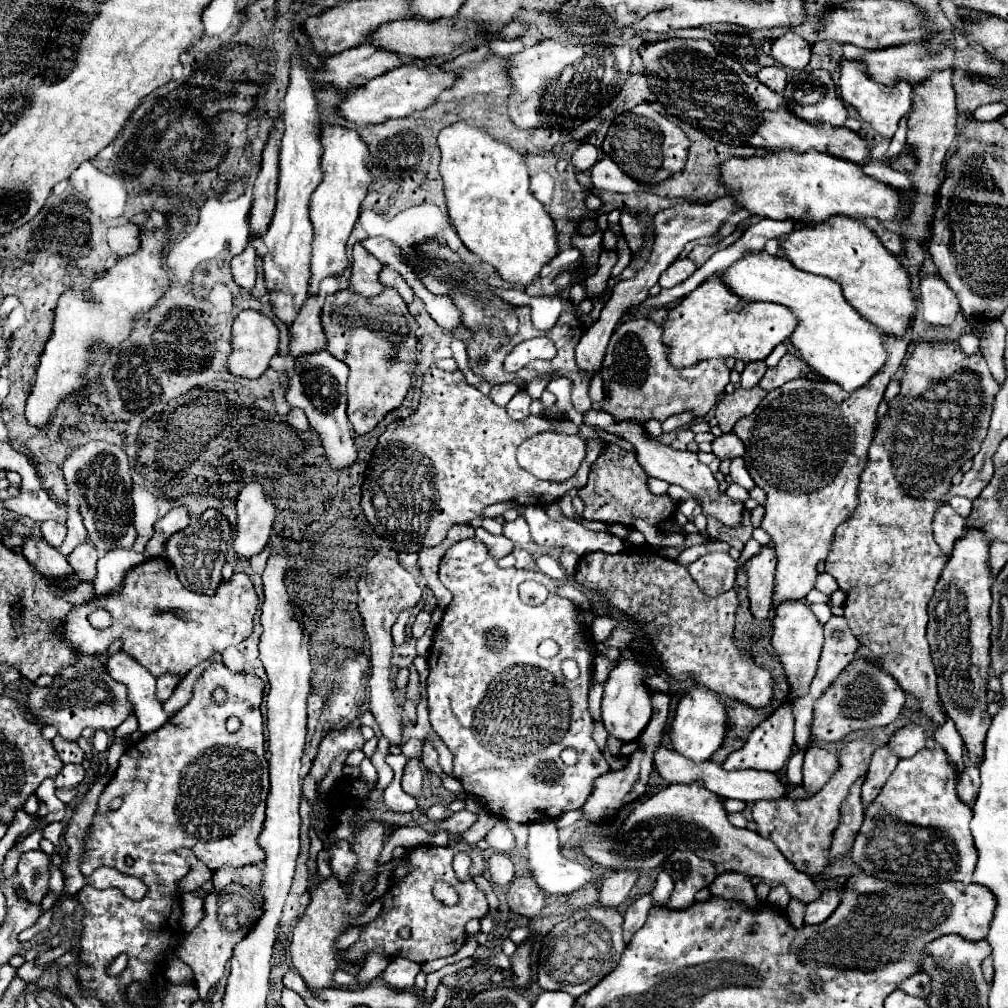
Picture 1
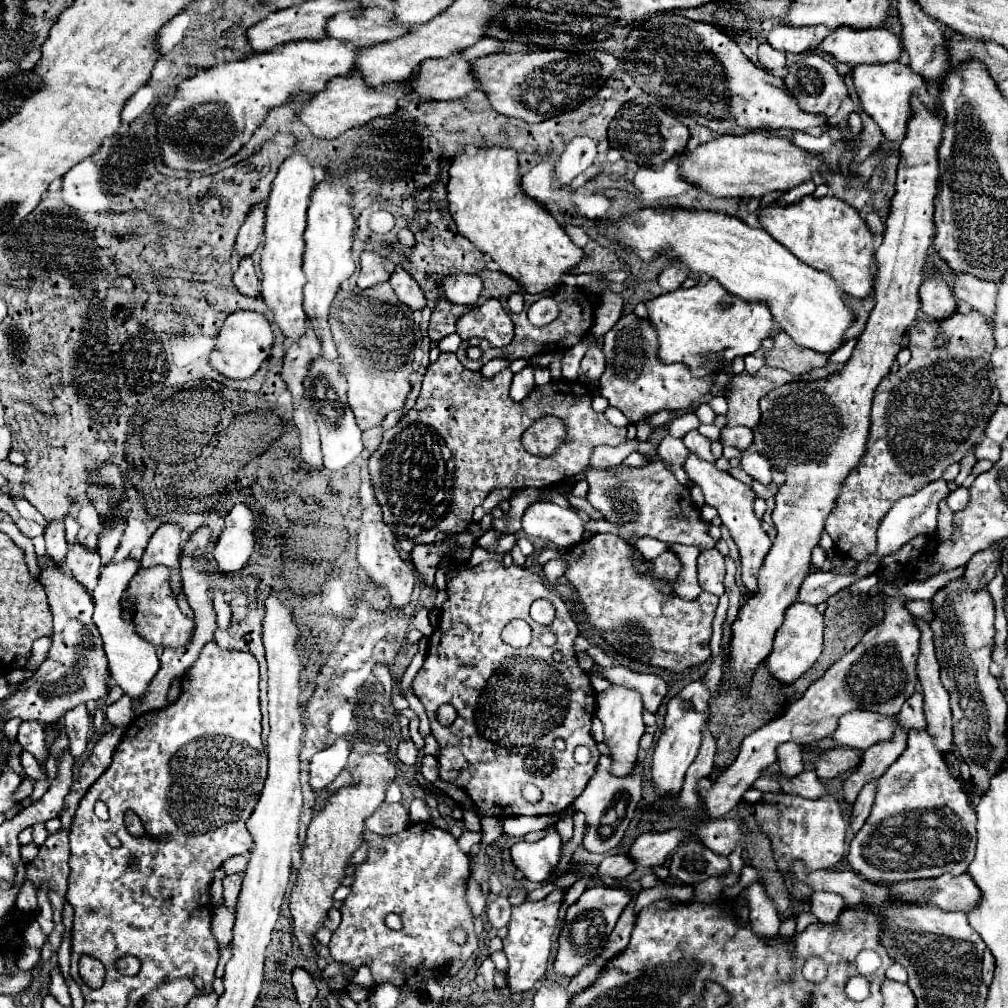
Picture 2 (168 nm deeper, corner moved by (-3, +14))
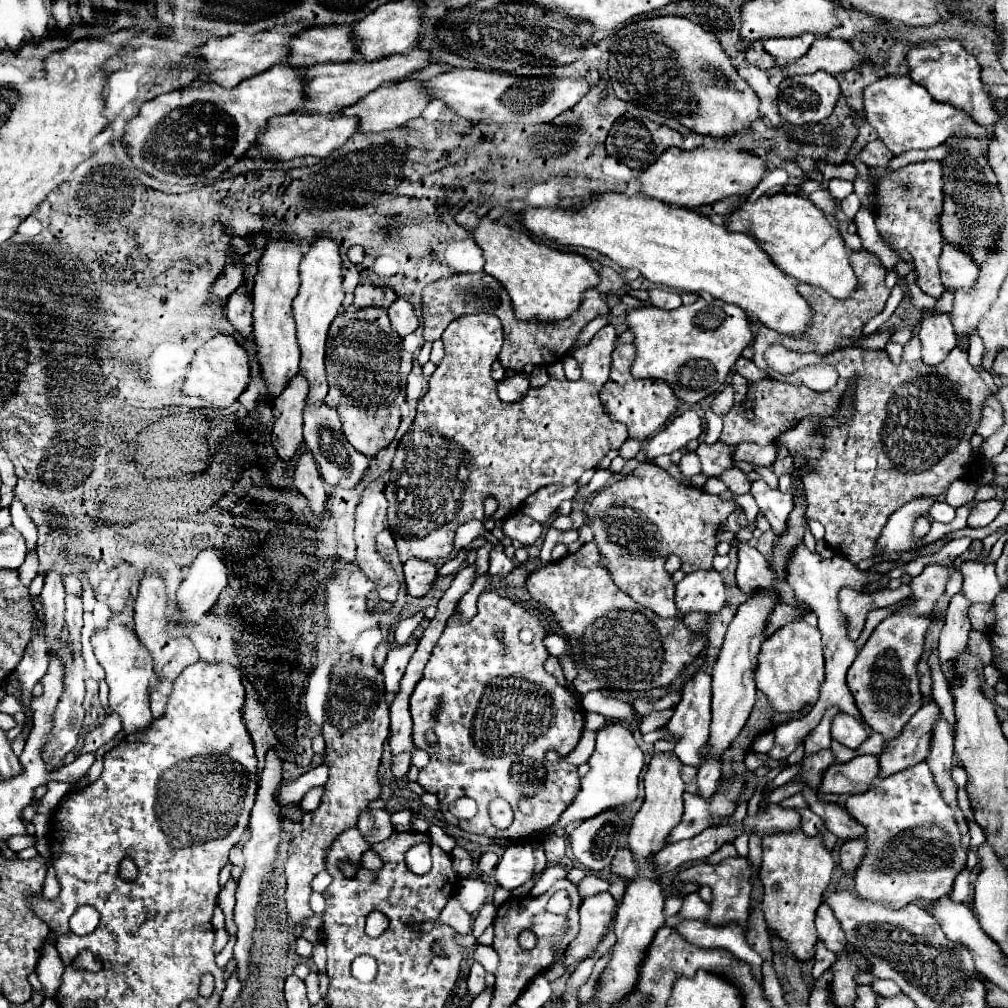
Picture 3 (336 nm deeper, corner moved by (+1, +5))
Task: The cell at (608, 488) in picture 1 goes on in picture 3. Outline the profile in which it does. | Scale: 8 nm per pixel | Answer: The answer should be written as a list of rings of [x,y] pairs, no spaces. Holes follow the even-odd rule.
[[[652,463],[638,465],[632,473],[628,473],[622,481],[606,487],[604,491],[596,493],[588,507],[588,521],[594,531],[594,541],[598,543],[602,565],[610,573],[612,581],[628,593],[638,605],[650,607],[660,617],[674,617],[676,605],[674,605],[674,581],[672,575],[664,569],[664,563],[668,555],[676,555],[682,561],[680,571],[692,573],[692,571],[710,571],[712,559],[716,557],[716,533],[724,529],[724,523],[728,515],[736,509],[736,503],[722,501],[718,495],[710,495],[698,487],[684,485],[676,479],[672,479],[662,467]]]

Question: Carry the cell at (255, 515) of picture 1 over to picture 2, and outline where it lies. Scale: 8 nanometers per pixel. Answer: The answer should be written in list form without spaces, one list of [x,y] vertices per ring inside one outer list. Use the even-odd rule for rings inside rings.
[[[238,504],[228,512],[226,528],[214,548],[220,572],[236,572],[248,562],[256,546],[256,518],[258,514],[246,504]]]

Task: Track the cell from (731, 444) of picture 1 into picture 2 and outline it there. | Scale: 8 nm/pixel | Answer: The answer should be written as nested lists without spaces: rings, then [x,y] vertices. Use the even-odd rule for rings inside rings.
[[[724,426],[720,432],[722,446],[734,446],[734,448],[748,448],[752,444],[752,430],[746,426]]]

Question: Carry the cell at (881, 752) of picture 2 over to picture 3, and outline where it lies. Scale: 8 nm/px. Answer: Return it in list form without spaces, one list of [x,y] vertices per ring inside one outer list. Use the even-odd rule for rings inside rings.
[[[930,701],[904,727],[902,735],[886,743],[886,753],[880,755],[880,777],[890,777],[896,771],[904,771],[916,763],[922,763],[930,753],[934,721],[940,719],[940,707]]]

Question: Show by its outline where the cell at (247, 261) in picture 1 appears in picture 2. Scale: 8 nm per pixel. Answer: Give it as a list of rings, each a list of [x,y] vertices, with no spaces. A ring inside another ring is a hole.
[[[250,256],[240,258],[238,268],[236,268],[236,272],[234,272],[232,284],[234,284],[242,294],[248,294],[248,296],[256,296],[256,294],[258,294],[260,282],[258,282],[258,278],[256,278],[254,262],[252,262]]]

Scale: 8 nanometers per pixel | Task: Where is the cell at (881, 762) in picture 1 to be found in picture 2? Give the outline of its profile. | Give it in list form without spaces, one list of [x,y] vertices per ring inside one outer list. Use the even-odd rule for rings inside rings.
[[[878,778],[866,782],[866,786],[862,788],[862,792],[858,794],[858,800],[856,800],[854,808],[852,808],[852,822],[850,822],[852,832],[858,832],[864,826],[864,822],[866,822],[866,818],[870,814],[870,808],[874,804],[876,788],[878,788]]]

